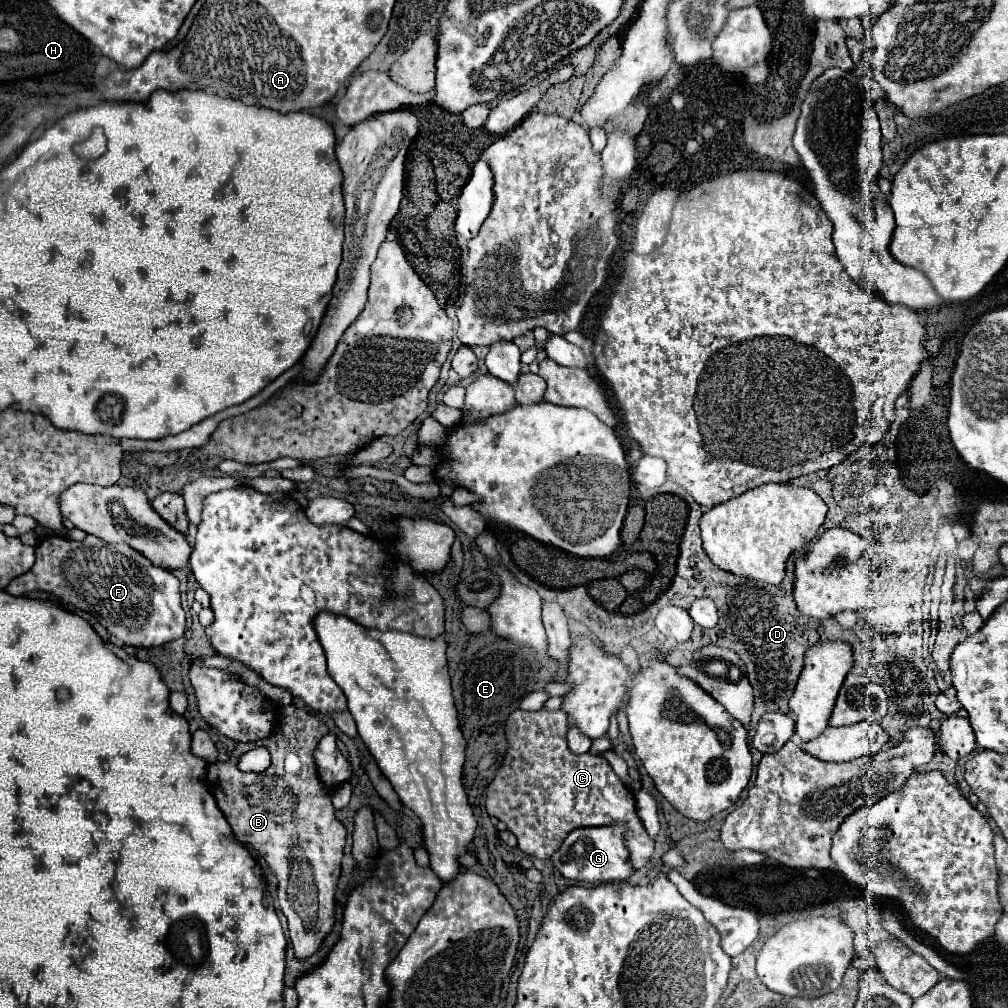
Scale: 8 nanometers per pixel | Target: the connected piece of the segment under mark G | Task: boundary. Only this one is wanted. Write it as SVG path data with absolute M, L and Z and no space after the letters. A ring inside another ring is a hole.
M612 824L612 826L592 826L592 828L576 828L572 830L564 842L560 844L560 848L552 854L552 864L562 872L562 876L570 878L570 880L580 880L586 884L600 884L600 882L618 882L618 880L628 880L634 874L634 866L630 862L630 854L628 854L628 846L624 842L626 838L626 826L624 824Z

